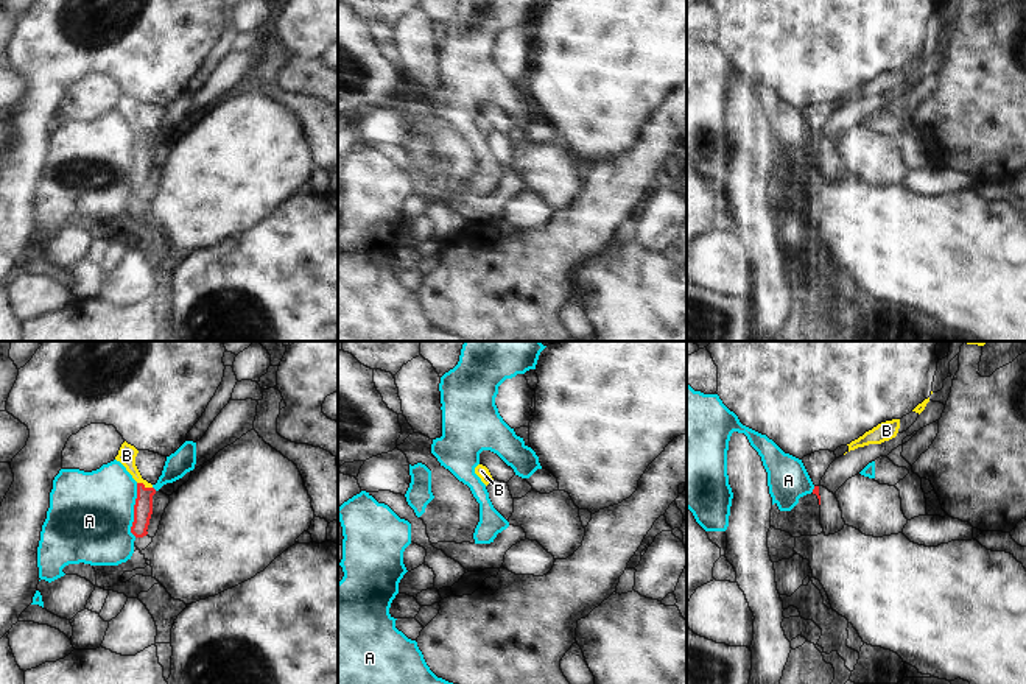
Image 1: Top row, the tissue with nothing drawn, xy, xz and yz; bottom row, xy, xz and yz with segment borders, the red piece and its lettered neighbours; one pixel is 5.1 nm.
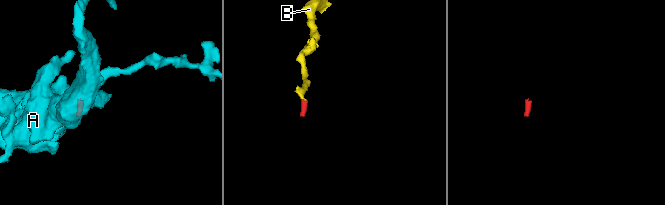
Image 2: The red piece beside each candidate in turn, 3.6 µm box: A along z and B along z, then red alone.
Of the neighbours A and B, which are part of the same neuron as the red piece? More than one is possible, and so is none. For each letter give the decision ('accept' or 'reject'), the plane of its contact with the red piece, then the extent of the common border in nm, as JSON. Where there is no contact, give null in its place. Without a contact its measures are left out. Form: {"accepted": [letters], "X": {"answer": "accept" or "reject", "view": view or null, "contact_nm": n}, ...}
{"accepted": ["B"], "A": {"answer": "reject", "view": "xy", "contact_nm": 280}, "B": {"answer": "accept", "view": "xy", "contact_nm": 90}}

